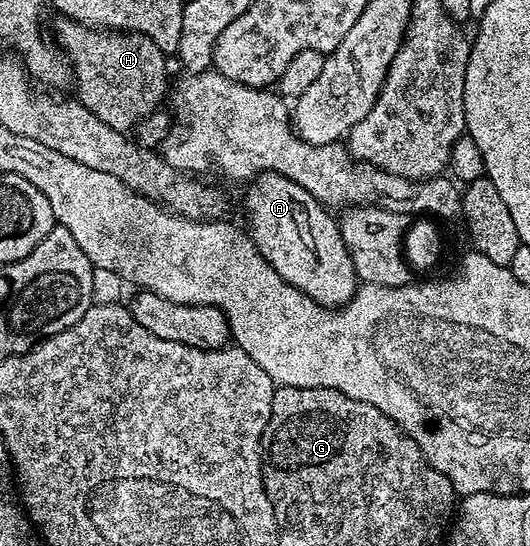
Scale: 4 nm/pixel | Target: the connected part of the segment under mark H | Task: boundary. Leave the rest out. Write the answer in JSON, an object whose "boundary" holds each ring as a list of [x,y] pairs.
{"boundary":[[[59,17],[56,20],[53,39],[70,66],[73,87],[75,83],[74,98],[79,100],[82,107],[89,109],[89,113],[93,113],[93,117],[105,121],[105,125],[109,125],[115,131],[127,133],[138,127],[148,115],[160,110],[159,102],[162,99],[164,102],[165,94],[169,89],[169,83],[167,87],[169,59],[161,49],[157,49],[157,45],[153,45],[153,41],[149,37],[98,27],[87,27],[83,23],[77,23],[74,19],[66,17]]]}

